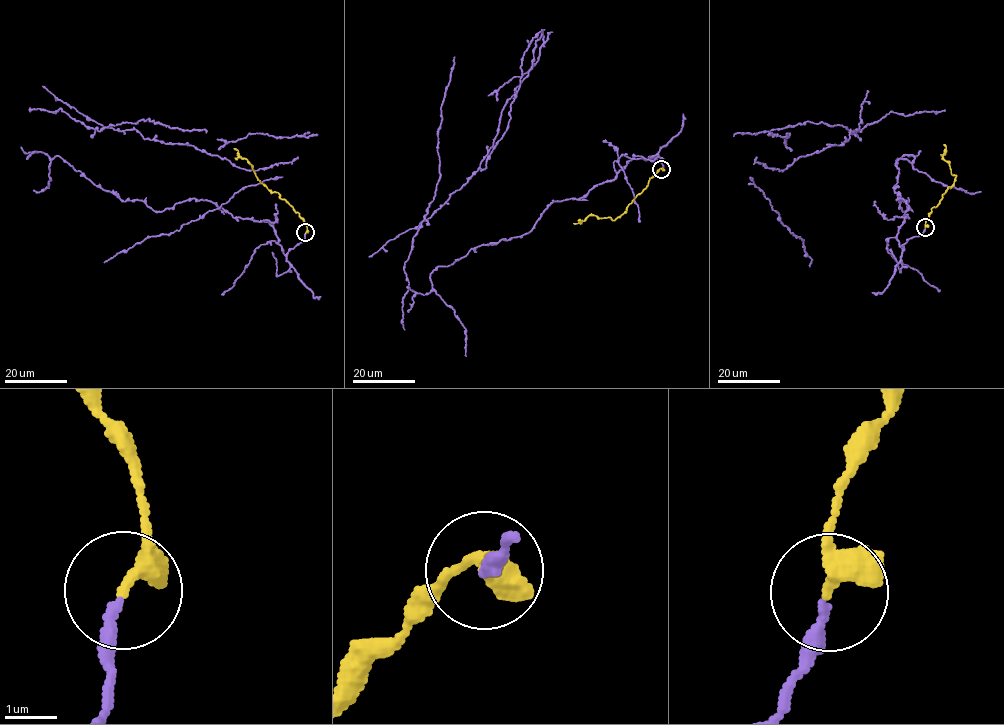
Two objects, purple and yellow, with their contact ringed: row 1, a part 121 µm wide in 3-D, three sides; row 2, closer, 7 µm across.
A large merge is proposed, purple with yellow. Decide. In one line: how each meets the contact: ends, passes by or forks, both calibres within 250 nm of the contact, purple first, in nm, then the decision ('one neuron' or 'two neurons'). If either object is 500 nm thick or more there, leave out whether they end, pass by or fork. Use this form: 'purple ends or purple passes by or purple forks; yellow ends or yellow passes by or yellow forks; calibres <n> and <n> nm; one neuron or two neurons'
purple ends; yellow passes by; calibres 200 and 280 nm; one neuron

